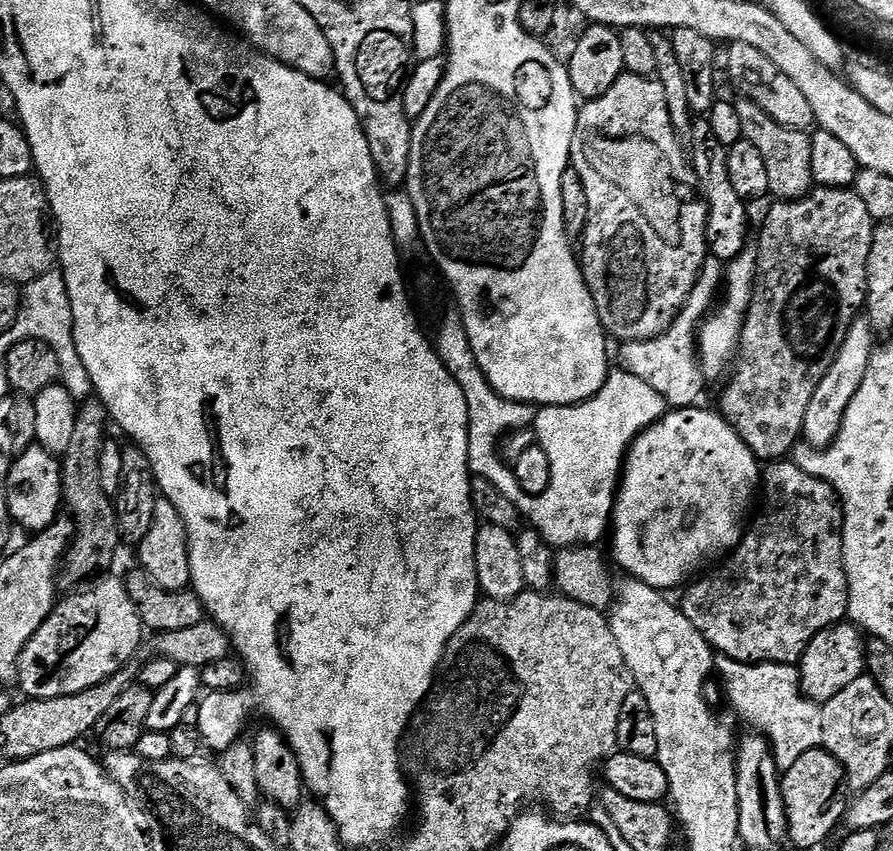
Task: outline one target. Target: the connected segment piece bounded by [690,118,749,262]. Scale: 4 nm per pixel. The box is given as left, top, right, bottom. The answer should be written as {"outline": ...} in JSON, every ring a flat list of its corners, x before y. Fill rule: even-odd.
{"outline":[[696,118,690,124,690,163,696,171,696,178,708,201,708,221,706,222,706,238,711,259,731,262,738,258,748,247,748,208,749,205,737,194,730,182,730,174,726,170,728,149,718,142,714,130,707,118]]}

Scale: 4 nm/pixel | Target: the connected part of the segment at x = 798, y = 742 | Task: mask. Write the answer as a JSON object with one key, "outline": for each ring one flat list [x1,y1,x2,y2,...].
{"outline":[[717,655,714,668,728,687,728,700,736,712,749,724,753,733,768,741,777,768,794,766,806,750,821,747,823,707,804,695,800,688,800,673,791,664,743,664,729,656]]}

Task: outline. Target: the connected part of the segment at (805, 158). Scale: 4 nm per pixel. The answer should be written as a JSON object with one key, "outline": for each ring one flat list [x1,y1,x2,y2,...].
{"outline":[[747,98,735,101,738,110,738,122,742,125,744,139,748,140,766,161,766,171,770,181,769,193,776,200,801,200,812,191,814,185,814,169,810,163,812,138,807,131,798,128,787,128,782,122,774,122,758,102]]}

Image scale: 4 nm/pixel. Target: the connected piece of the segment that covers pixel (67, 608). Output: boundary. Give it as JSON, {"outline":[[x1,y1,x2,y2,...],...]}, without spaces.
{"outline":[[104,574,95,582,81,587,73,596,59,601,56,607,38,626,34,638,26,642,20,659,18,685,25,697,34,700,46,698,62,698,70,694,78,694,82,690,90,690,103,680,108,680,115,672,127,669,128,663,140,651,140,645,146,636,146,629,140,622,140,615,126,590,123,579,118,575]]}

